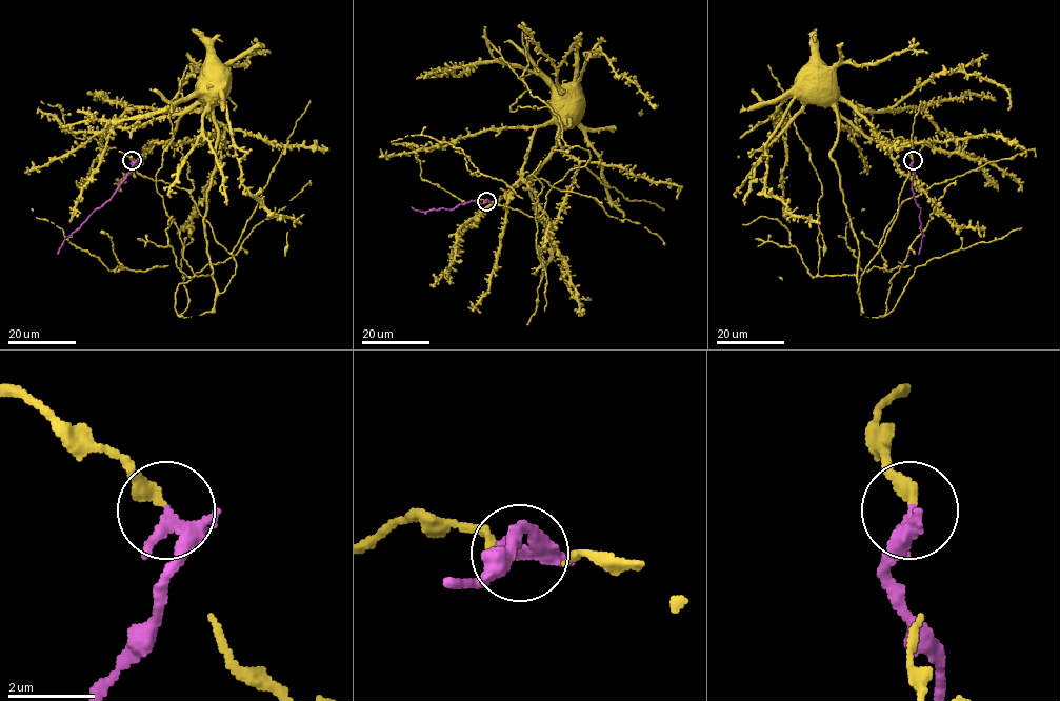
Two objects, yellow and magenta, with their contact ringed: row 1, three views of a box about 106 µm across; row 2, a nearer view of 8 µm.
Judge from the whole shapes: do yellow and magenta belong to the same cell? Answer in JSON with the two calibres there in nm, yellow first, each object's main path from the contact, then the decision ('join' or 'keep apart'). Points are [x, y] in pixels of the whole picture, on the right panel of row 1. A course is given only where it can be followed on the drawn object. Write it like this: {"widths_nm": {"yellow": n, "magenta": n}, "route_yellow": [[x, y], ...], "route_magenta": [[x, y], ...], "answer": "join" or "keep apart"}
{"widths_nm": {"yellow": 320, "magenta": 280}, "route_yellow": [[912, 160], [913, 147], [871, 132], [872, 115], [856, 103], [860, 132], [843, 127], [819, 97], [816, 67]], "route_magenta": [[912, 160], [913, 198], [920, 208], [922, 238], [918, 254]], "answer": "keep apart"}

